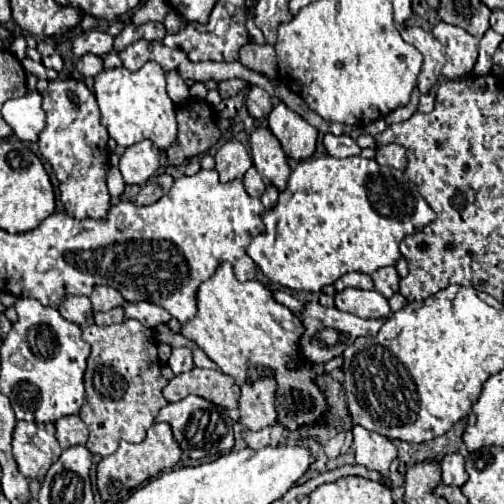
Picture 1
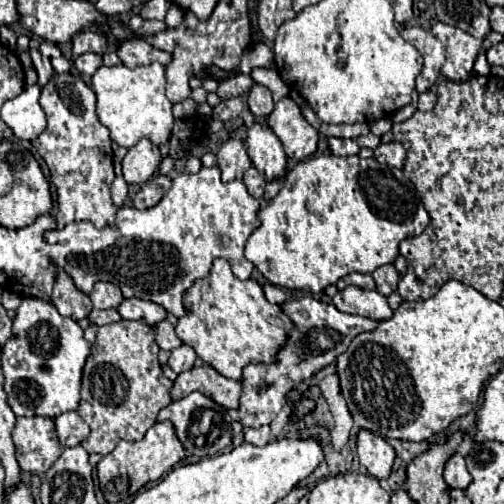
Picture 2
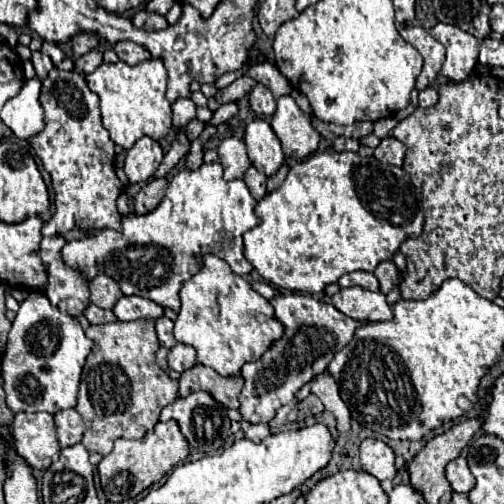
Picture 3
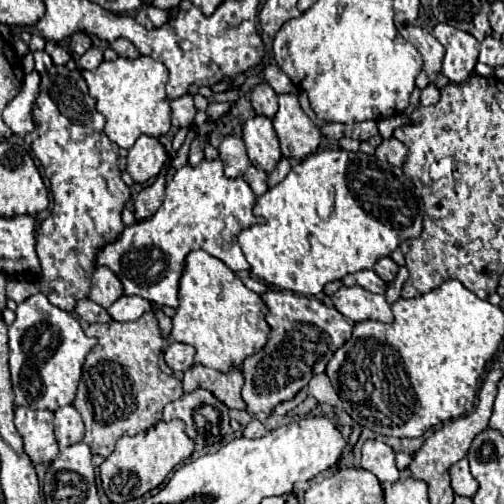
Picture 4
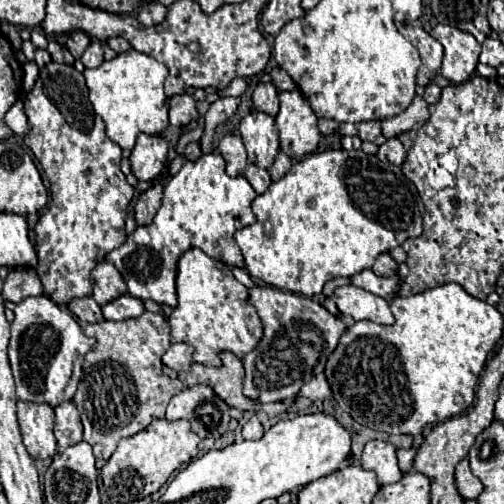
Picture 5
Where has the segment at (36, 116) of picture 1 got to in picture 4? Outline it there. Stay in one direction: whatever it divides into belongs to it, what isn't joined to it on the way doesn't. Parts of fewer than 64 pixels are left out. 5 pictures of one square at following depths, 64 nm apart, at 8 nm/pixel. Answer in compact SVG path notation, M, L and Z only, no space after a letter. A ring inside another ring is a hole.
M36 70L26 74L20 94L6 106L6 110L2 114L6 126L18 136L26 136L28 132L34 130L34 120L32 120L30 112L32 112L34 96L38 92L38 84L40 84L40 74Z

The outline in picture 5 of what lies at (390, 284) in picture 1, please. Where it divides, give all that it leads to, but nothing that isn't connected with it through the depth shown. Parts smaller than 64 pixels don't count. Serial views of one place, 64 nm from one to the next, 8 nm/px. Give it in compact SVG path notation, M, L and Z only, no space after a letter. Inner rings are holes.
M380 254L372 266L372 272L376 272L376 276L394 276L396 270L398 264L390 254Z

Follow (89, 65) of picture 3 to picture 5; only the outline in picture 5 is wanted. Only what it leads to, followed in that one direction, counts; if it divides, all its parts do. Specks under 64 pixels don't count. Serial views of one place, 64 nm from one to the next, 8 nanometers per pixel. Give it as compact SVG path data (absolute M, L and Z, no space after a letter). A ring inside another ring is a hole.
M96 40L90 42L90 46L84 50L80 62L82 62L86 68L98 68L98 66L104 62L104 58L102 58L102 44L96 42Z

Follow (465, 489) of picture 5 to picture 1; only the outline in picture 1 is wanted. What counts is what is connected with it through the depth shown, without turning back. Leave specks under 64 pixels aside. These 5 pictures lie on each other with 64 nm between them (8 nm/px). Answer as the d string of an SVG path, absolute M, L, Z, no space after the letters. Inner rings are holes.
M446 454L440 462L440 468L442 468L442 484L458 486L458 488L466 484L468 474L464 470L462 454Z

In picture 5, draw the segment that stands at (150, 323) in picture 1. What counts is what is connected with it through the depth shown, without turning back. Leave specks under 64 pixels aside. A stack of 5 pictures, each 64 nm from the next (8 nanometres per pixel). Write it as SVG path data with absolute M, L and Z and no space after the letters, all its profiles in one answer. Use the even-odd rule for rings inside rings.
M122 294L116 300L102 306L102 314L106 320L126 320L136 318L144 312L144 304L140 298L134 298L130 294Z

